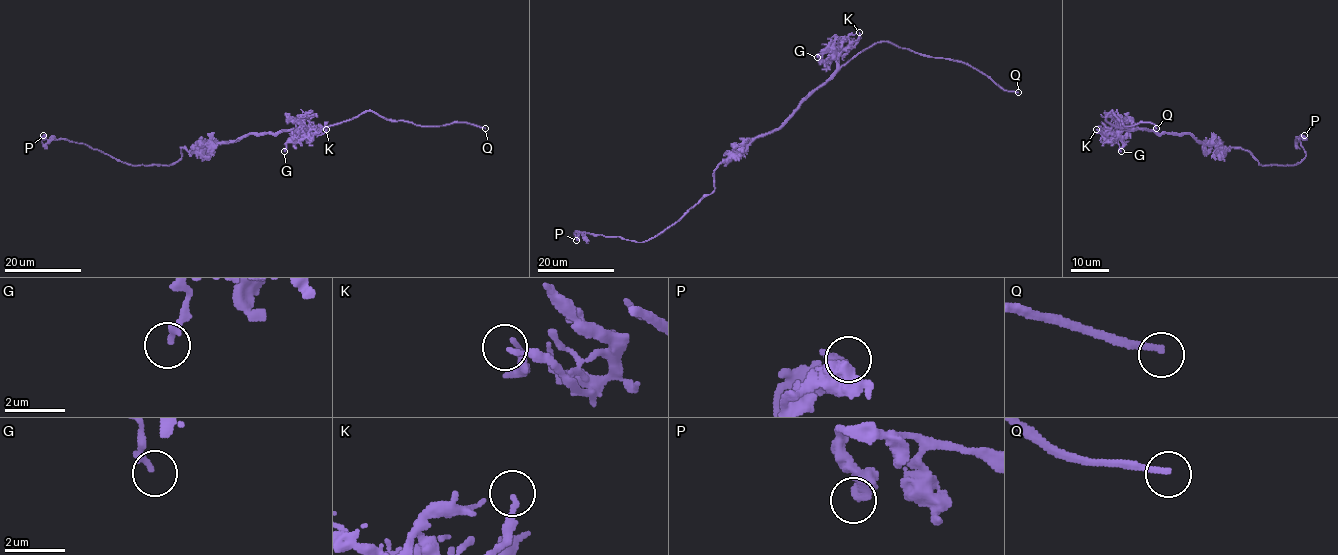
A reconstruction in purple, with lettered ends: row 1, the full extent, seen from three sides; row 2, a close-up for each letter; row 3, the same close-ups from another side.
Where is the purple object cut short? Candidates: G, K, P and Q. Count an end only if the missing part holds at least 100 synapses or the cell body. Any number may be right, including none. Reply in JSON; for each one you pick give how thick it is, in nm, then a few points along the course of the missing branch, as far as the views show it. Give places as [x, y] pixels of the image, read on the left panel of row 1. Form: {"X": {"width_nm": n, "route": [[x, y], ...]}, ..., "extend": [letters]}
{"Q": {"width_nm": 200}, "extend": ["Q"]}

